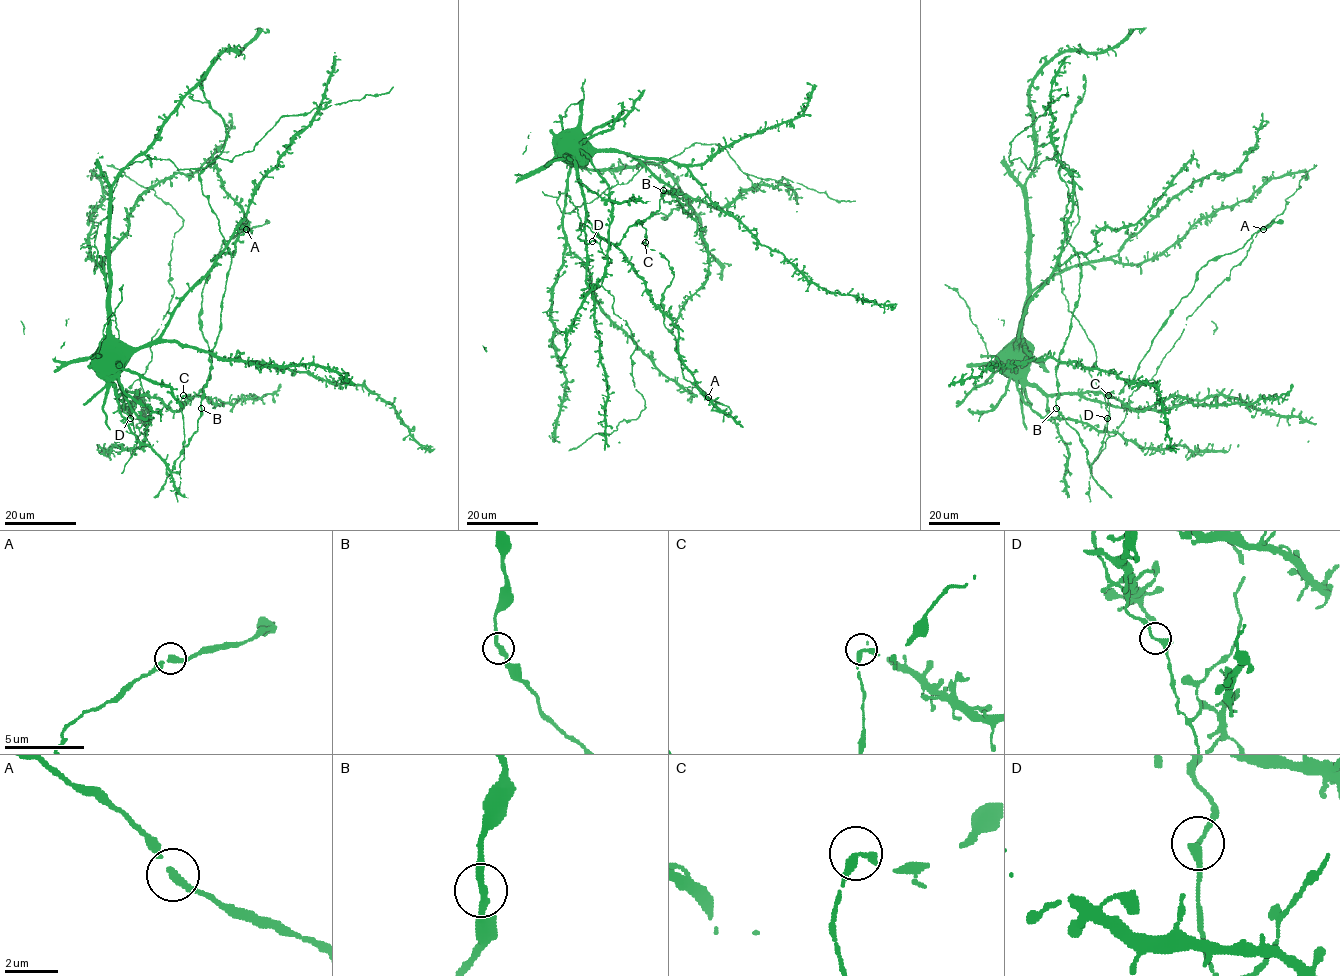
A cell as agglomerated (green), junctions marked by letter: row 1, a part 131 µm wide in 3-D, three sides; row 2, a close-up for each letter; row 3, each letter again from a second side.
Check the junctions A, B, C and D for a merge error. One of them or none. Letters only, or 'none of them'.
none of them

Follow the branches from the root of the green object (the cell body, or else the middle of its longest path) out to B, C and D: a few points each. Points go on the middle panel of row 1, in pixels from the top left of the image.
B: (575, 148), (590, 145), (630, 155), (666, 184), (684, 209), (693, 213), (684, 213), (672, 190), (663, 190)
C: (575, 148), (630, 155), (693, 211), (663, 189), (659, 209), (636, 223), (645, 243)
D: (575, 148), (576, 176), (585, 211), (585, 242), (591, 241)

